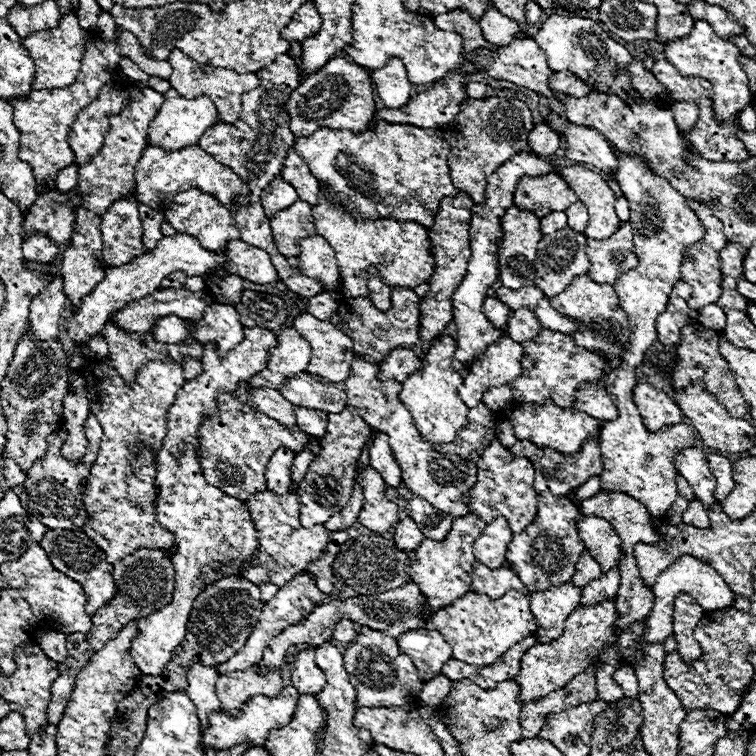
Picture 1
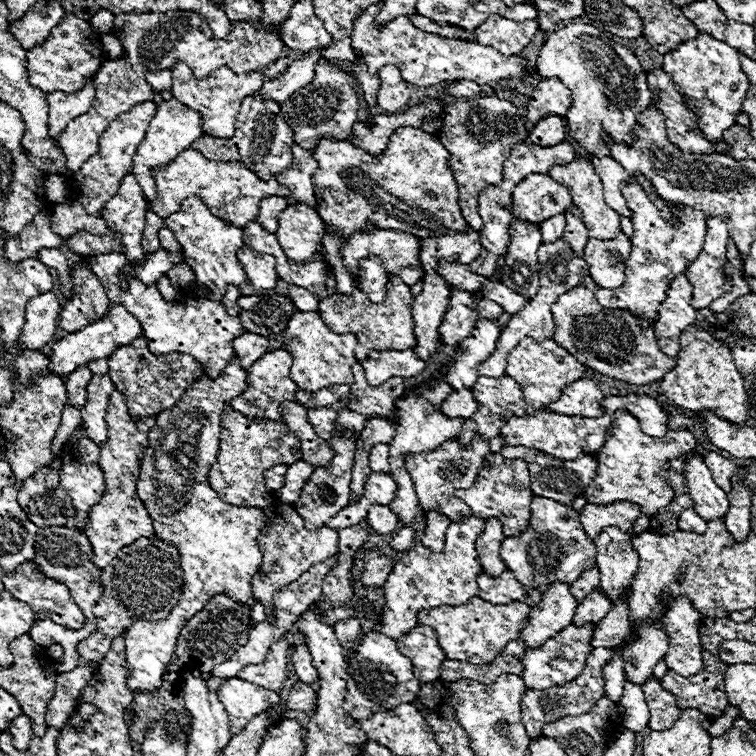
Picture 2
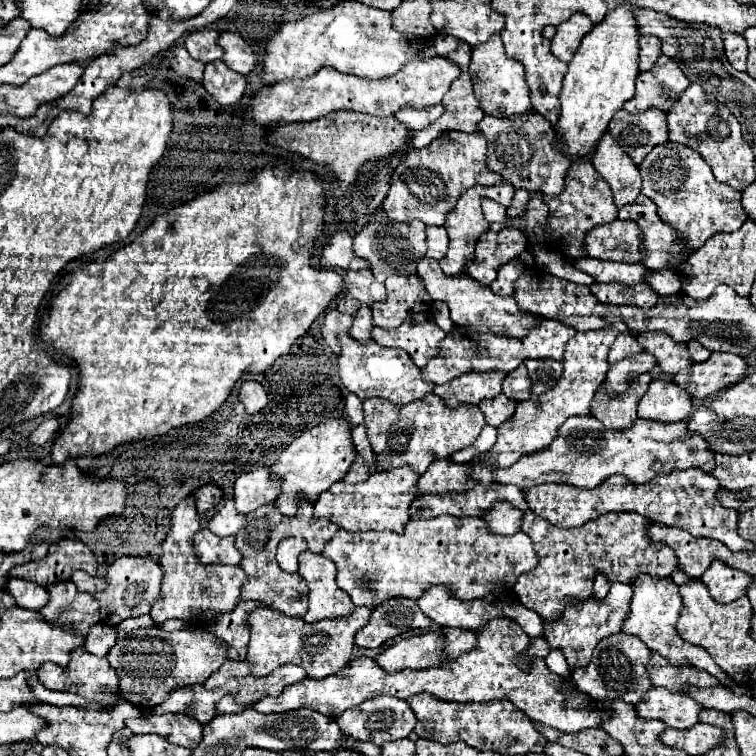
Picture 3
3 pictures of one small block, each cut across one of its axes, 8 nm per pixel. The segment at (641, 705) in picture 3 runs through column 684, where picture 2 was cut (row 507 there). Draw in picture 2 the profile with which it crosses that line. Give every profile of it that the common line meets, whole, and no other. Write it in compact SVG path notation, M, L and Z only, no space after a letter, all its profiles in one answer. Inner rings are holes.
M692 456L686 460L684 466L684 478L688 484L688 490L694 500L694 510L710 522L712 518L724 518L728 512L728 498L726 494L716 486L714 476L710 468L704 464L702 456Z

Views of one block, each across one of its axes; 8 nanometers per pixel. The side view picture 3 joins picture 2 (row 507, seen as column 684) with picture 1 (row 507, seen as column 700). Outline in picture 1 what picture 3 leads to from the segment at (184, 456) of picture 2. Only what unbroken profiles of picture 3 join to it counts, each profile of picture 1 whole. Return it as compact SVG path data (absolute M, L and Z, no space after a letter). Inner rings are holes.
M244 328L244 342L232 348L224 358L218 356L214 344L206 344L202 354L204 372L198 378L188 380L180 388L180 394L176 396L176 406L168 410L168 434L158 452L156 486L160 490L160 502L156 504L156 518L166 530L172 530L176 534L176 554L172 556L172 564L176 570L176 586L172 592L170 606L164 606L156 614L138 620L140 636L132 644L132 660L144 676L158 676L162 668L170 662L174 648L180 646L186 636L192 602L204 590L204 586L230 574L242 574L242 562L256 554L256 528L250 520L244 502L224 494L216 486L208 484L202 476L200 462L196 458L196 432L204 414L216 412L218 394L236 390L240 380L252 378L256 372L264 370L268 362L268 350L276 344L276 334L272 330L252 328Z

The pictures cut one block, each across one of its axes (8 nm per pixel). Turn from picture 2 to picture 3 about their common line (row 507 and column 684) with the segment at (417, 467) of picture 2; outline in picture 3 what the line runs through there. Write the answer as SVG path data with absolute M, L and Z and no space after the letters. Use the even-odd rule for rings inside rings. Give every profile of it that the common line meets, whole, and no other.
M572 416L558 432L558 438L544 450L520 458L510 468L498 468L494 482L516 484L522 490L544 482L566 482L580 488L594 488L612 474L622 474L632 484L646 484L654 474L670 472L672 468L698 466L712 474L716 452L712 452L700 434L688 432L688 422L664 424L658 420L636 420L636 424L624 432L606 430L594 416Z

